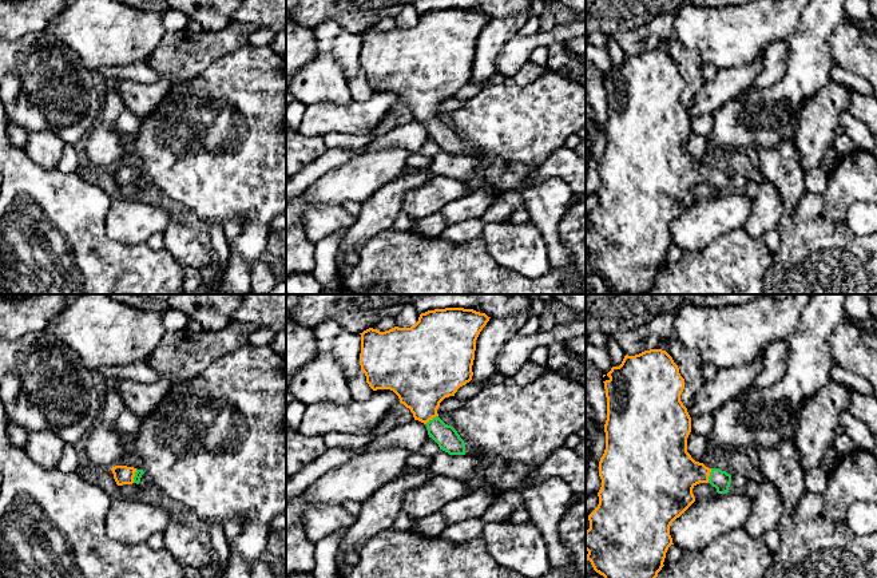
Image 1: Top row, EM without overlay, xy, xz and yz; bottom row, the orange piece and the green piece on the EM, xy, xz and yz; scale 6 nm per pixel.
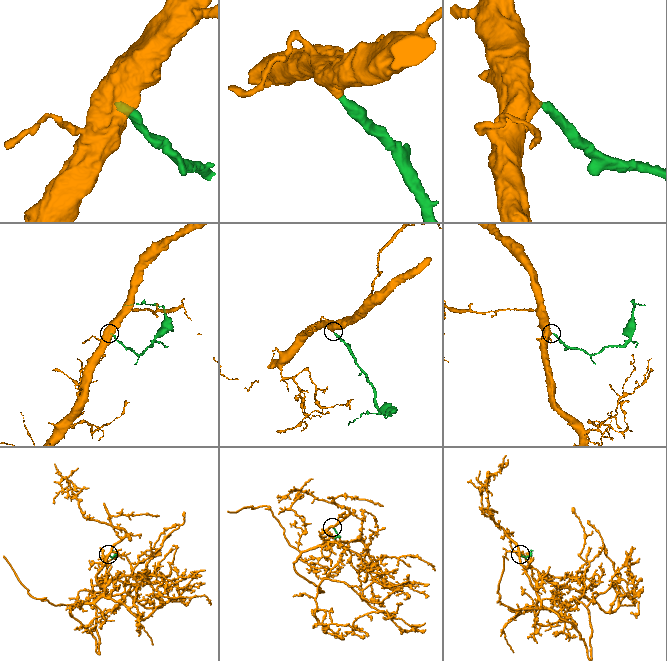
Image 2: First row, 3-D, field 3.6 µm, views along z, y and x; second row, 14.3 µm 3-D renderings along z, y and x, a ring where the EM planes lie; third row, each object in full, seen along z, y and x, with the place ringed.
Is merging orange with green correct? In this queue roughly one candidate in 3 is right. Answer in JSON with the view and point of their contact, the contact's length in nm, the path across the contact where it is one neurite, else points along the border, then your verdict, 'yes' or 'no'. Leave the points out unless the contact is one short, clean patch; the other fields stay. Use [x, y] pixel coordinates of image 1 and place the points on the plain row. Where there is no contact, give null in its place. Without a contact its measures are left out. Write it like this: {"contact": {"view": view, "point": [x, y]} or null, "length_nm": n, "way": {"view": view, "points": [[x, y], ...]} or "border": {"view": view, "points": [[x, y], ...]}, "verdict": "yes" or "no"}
{"contact": {"view": "yz", "point": [709, 175]}, "length_nm": 90, "way": {"view": "yz", "points": [[667, 174], [709, 175], [719, 179]]}, "verdict": "yes"}

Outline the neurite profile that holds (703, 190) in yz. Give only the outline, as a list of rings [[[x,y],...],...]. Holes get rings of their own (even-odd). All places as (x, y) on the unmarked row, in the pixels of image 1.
[[[699,183],[694,186],[693,189],[695,201],[702,199],[702,198],[711,198],[714,193],[717,193],[717,189],[713,187],[710,183]]]

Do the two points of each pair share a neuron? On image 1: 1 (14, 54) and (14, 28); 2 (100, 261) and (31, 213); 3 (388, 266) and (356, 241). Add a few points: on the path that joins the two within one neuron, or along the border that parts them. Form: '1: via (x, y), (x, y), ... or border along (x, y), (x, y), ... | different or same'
1: border along (43, 30), (28, 32), (14, 42) | different
2: via (82, 261), (74, 261), (44, 232) | same
3: border along (388, 228), (358, 249), (356, 264), (341, 264) | different

